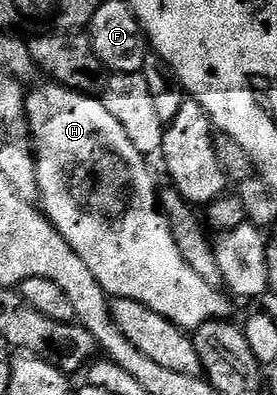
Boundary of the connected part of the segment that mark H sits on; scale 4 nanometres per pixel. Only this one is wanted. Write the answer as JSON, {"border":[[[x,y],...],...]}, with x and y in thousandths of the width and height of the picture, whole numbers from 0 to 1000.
{"border":[[[170,208],[159,215],[159,223],[108,225],[97,233],[97,314],[112,322],[112,352],[126,377],[126,418],[134,420],[148,509],[155,506],[148,522],[184,570],[220,592],[220,603],[235,603],[235,613],[249,613],[249,623],[264,623],[264,633],[278,633],[278,643],[303,658],[307,673],[321,673],[321,684],[336,684],[336,696],[350,701],[350,714],[365,714],[390,752],[480,754],[480,765],[509,765],[523,775],[538,775],[538,785],[567,785],[567,795],[610,805],[610,815],[625,815],[664,835],[722,830],[726,823],[751,820],[762,810],[823,808],[838,797],[830,792],[834,770],[801,749],[809,742],[794,732],[755,724],[755,714],[740,714],[740,704],[715,699],[697,684],[697,673],[682,673],[682,663],[668,663],[668,653],[653,648],[653,633],[639,628],[639,613],[617,590],[617,567],[585,532],[581,496],[567,476],[560,486],[560,446],[545,438],[542,420],[531,418],[534,397],[509,380],[495,380],[495,370],[480,370],[480,359],[466,354],[466,339],[451,339],[451,319],[437,319],[437,309],[422,309],[422,299],[408,299],[408,289],[394,289],[394,278],[379,278],[368,251],[307,243],[292,233],[227,223],[195,208]]]}

